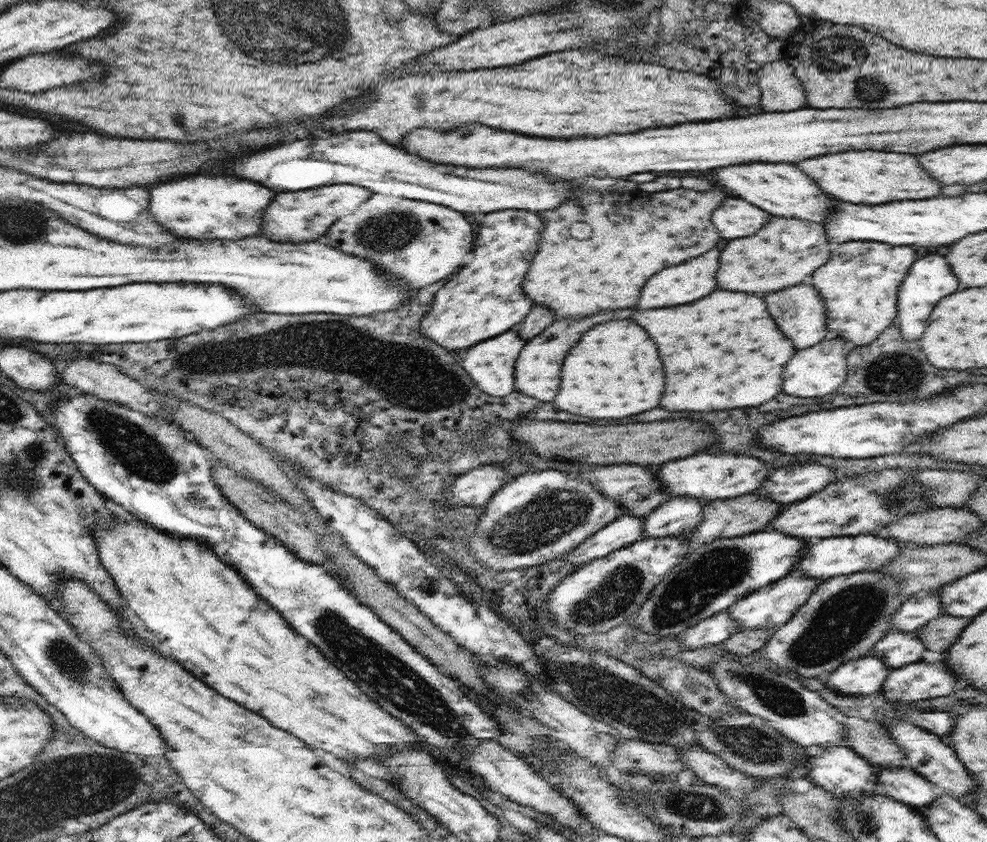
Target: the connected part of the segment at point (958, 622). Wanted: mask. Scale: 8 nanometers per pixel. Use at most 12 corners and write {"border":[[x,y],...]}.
{"border":[[937,616],[913,633],[925,650],[942,652],[970,620]]}

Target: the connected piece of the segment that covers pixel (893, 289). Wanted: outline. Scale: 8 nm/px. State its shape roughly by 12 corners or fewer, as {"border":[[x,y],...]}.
{"border":[[847,242],[814,272],[828,332],[868,346],[897,318],[912,246]]}

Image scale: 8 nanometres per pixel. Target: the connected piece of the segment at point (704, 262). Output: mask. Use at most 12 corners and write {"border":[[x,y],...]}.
{"border":[[716,246],[646,282],[638,308],[680,306],[718,288]]}

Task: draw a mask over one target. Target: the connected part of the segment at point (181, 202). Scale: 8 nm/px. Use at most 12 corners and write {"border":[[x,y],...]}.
{"border":[[236,176],[150,190],[150,214],[178,238],[260,232],[272,190]]}

